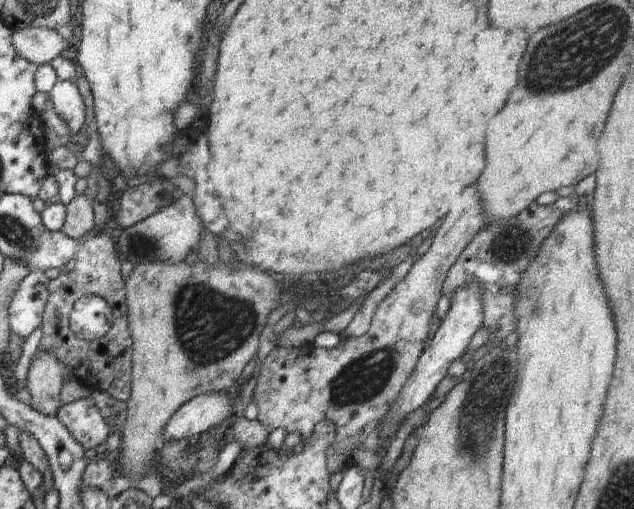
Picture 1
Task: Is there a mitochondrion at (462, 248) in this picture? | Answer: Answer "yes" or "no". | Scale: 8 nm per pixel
no

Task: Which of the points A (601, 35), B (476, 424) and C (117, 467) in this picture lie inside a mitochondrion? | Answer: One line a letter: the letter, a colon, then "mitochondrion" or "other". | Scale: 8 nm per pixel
A: mitochondrion
B: mitochondrion
C: other

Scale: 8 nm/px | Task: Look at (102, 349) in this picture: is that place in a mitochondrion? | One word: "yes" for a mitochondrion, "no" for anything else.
no

